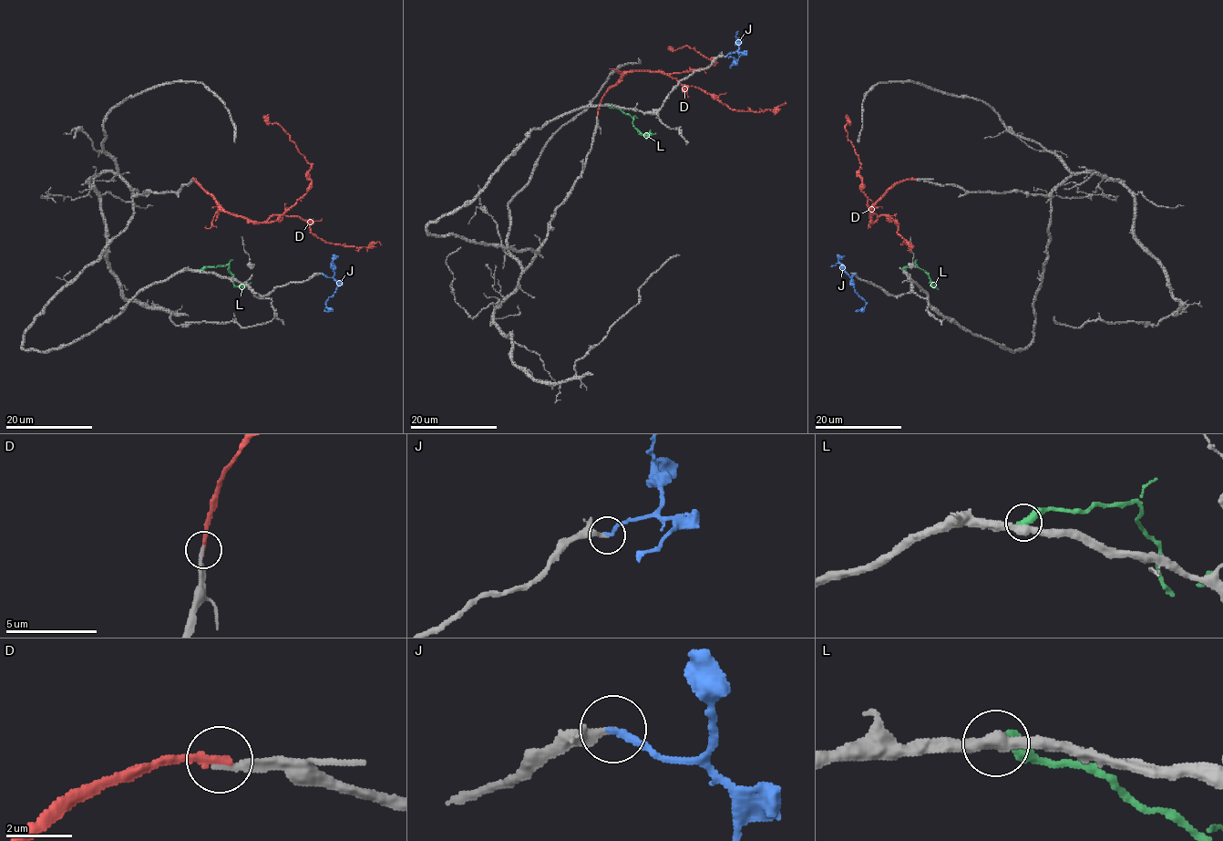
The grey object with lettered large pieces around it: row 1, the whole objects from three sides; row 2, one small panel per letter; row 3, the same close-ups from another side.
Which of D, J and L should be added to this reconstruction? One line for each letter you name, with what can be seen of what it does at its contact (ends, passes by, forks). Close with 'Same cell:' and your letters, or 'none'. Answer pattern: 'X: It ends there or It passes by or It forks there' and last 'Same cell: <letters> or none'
D: It ends there
Same cell: D

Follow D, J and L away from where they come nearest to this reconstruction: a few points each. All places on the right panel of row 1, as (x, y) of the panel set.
D: (915, 179), (892, 186), (871, 209), (872, 223), (863, 192), (860, 164), (847, 139), (847, 116)
J: (855, 273), (850, 277), (855, 291), (866, 303), (858, 309)
L: (904, 269), (917, 265), (929, 276), (932, 283)

